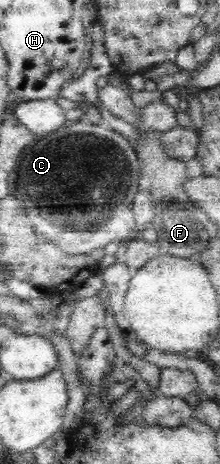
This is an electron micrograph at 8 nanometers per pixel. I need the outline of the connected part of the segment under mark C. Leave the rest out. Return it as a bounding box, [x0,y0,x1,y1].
[16,120,142,254]

